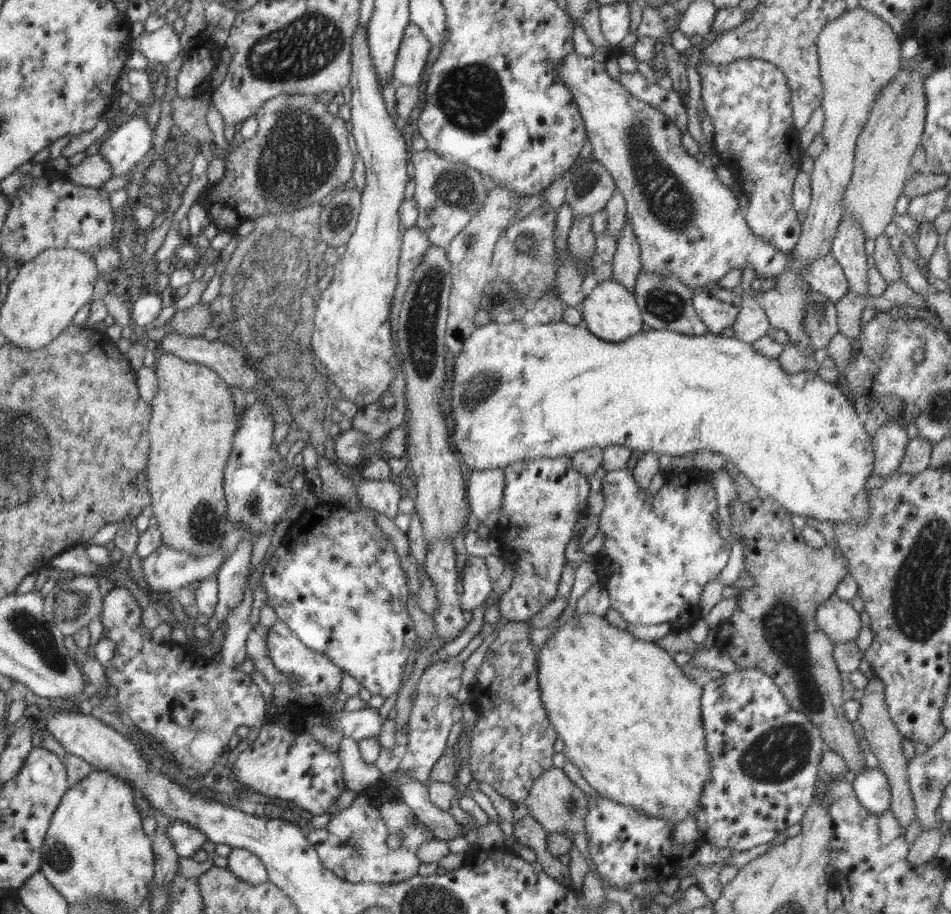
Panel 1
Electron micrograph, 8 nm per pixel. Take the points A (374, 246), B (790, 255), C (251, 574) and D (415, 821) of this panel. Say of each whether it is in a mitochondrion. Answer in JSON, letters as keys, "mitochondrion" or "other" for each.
{"A":"other","B":"other","C":"other","D":"other"}

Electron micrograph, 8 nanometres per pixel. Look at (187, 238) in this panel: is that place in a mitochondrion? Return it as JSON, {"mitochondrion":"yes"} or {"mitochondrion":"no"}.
{"mitochondrion":"no"}

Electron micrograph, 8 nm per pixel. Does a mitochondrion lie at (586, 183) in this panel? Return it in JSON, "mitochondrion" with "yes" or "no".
{"mitochondrion":"yes"}

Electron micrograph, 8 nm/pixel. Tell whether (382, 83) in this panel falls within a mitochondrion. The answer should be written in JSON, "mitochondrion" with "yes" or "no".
{"mitochondrion":"no"}

